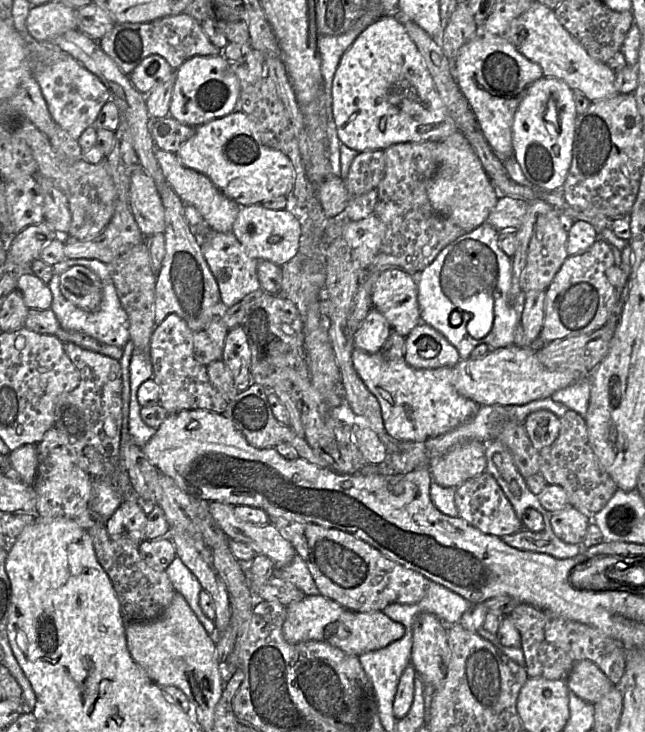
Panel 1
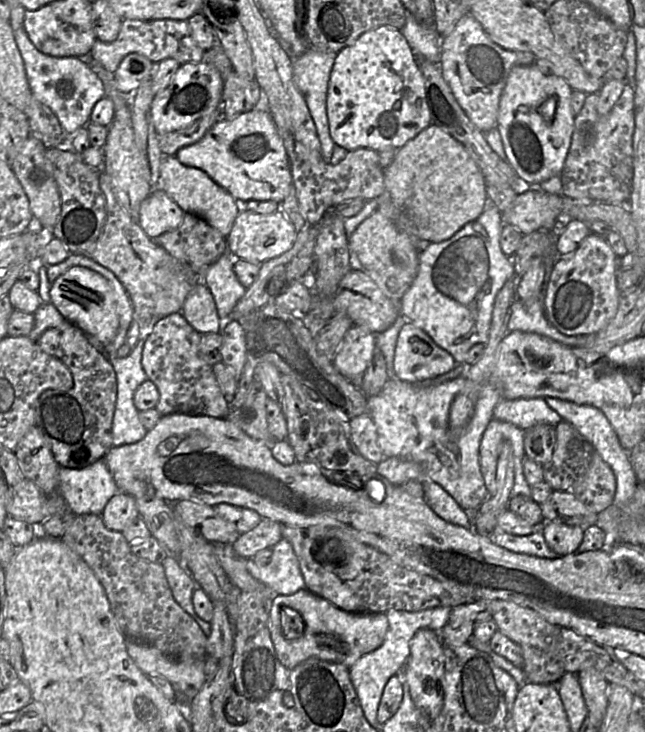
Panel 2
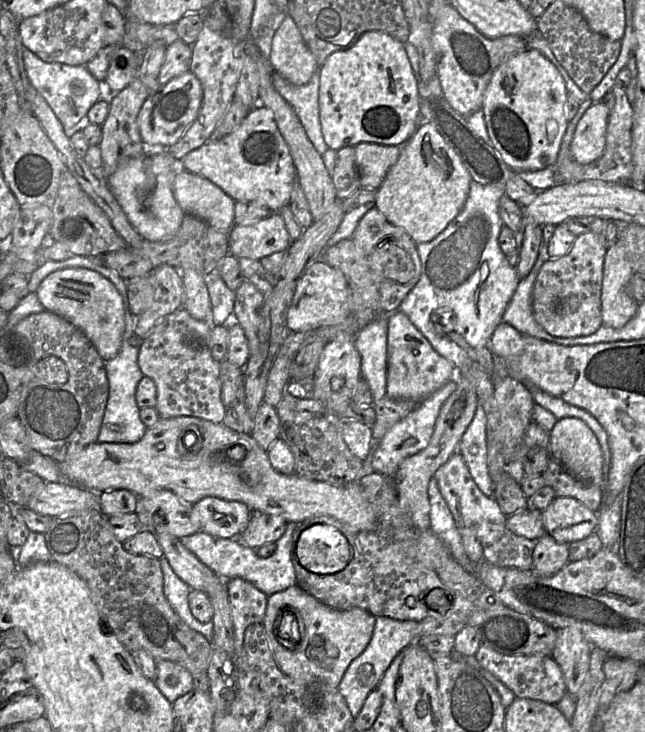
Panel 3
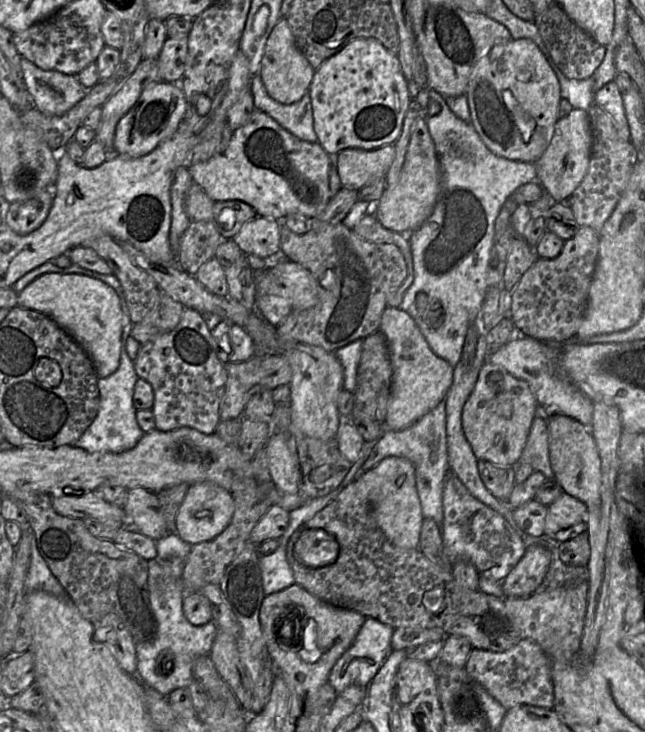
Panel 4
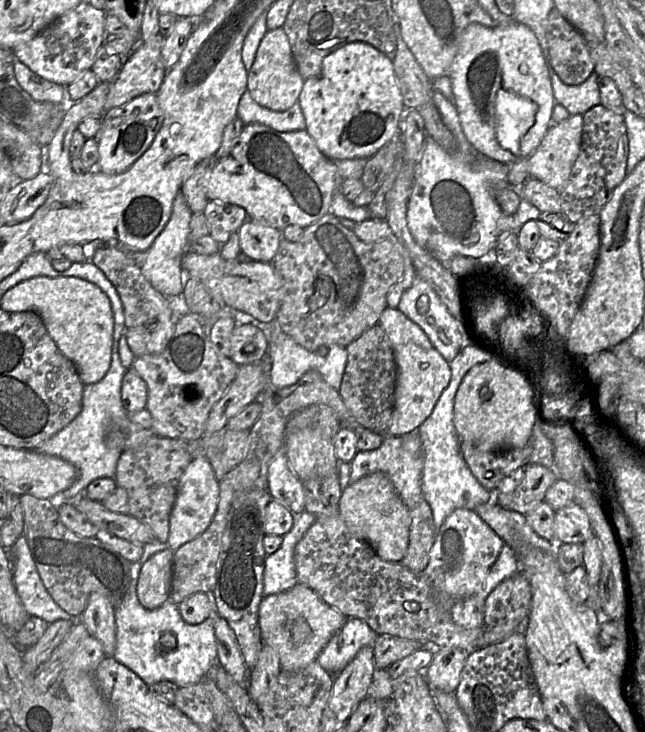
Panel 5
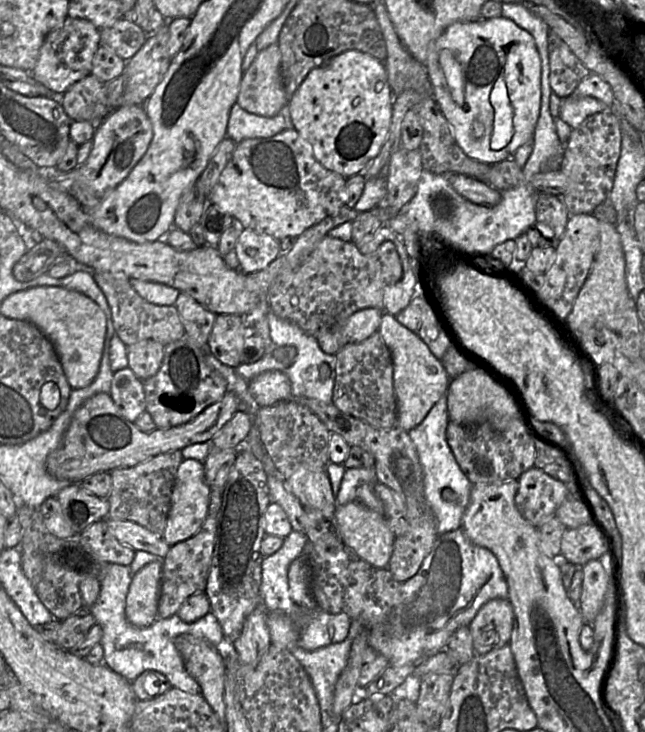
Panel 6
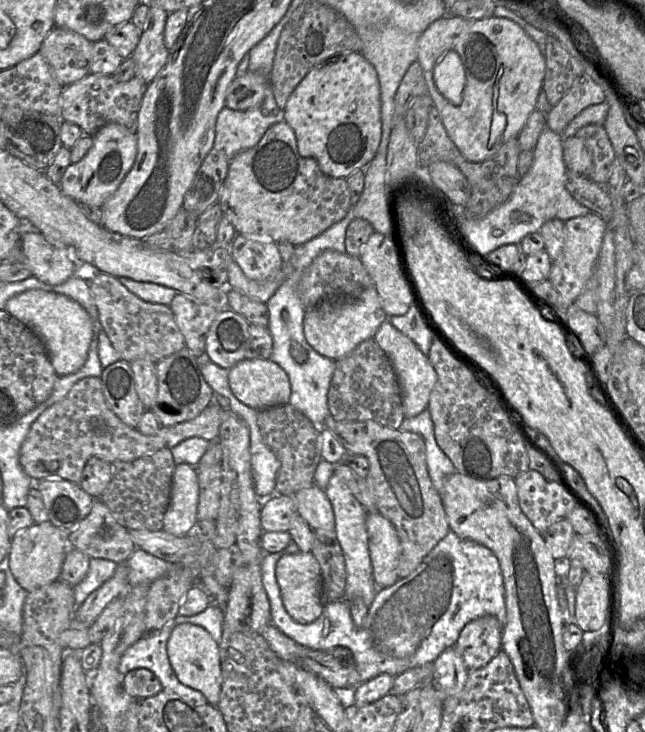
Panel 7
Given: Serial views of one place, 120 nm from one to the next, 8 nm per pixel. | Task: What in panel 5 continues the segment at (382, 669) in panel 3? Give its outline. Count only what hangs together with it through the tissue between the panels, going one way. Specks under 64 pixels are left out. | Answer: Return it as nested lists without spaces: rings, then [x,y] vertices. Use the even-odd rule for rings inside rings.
[[[348,618],[315,662],[330,674],[337,675],[363,647],[372,646],[377,636],[377,633],[363,620]]]

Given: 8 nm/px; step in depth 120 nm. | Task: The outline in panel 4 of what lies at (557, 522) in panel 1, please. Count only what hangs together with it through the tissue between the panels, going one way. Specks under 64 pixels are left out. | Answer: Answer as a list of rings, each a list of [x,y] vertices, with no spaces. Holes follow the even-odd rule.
[[[539,544],[530,545],[520,562],[502,582],[504,598],[526,598],[540,587],[552,561],[550,550]]]

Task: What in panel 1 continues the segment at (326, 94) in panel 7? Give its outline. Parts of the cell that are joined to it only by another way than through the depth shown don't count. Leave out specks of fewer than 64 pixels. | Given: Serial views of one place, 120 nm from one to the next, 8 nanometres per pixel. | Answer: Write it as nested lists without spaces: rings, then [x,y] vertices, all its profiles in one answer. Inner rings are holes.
[[[386,15],[367,27],[343,54],[332,82],[331,110],[339,141],[359,153],[384,151],[398,143],[443,141],[458,132],[422,55],[395,15]]]

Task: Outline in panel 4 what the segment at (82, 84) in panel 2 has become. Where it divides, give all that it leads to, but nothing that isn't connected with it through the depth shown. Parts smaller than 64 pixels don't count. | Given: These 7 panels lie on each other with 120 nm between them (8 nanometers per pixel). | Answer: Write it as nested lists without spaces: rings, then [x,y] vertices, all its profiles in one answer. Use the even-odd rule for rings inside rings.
[[[22,57],[23,80],[36,103],[48,115],[62,115],[74,107],[87,93],[77,75],[56,70],[43,70]]]

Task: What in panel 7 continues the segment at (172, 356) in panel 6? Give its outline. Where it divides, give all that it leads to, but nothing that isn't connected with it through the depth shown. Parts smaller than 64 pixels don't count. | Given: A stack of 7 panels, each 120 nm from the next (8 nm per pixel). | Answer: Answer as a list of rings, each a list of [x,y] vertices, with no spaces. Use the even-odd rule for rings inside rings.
[[[187,348],[173,353],[157,363],[157,396],[150,409],[163,427],[190,421],[214,400],[214,391],[205,381],[198,358]]]

